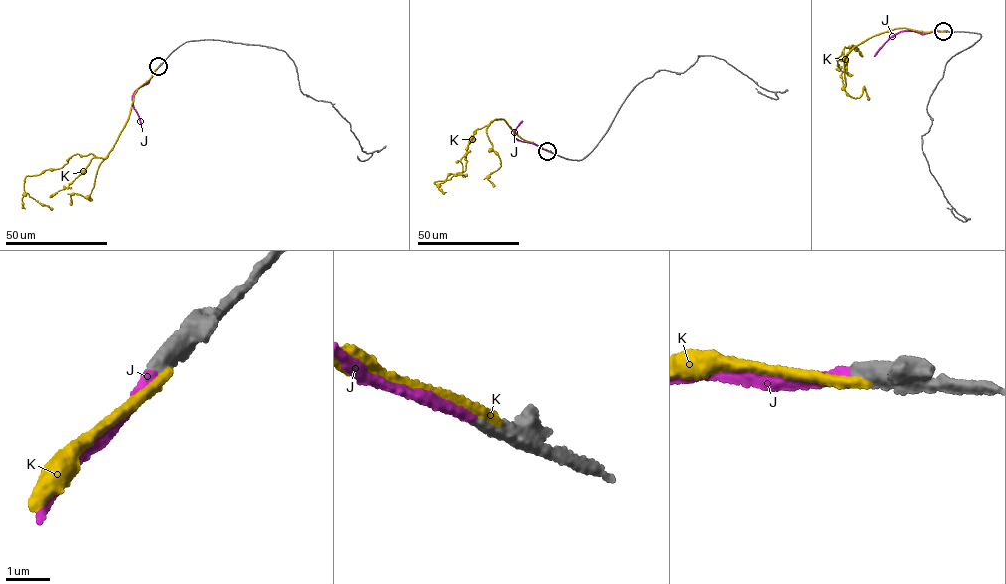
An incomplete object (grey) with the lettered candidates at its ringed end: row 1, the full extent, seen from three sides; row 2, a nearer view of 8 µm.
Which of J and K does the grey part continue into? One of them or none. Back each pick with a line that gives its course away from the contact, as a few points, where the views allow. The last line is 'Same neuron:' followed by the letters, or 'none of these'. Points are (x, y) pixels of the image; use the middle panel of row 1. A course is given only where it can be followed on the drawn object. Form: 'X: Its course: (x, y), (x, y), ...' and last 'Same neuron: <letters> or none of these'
J: Its course: (547, 151), (515, 137), (514, 132), (522, 120)
Same neuron: J

